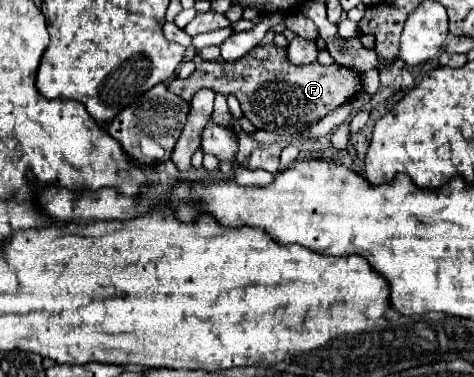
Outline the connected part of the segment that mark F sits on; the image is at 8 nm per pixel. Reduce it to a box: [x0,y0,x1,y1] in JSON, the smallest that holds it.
[168,43,362,135]

